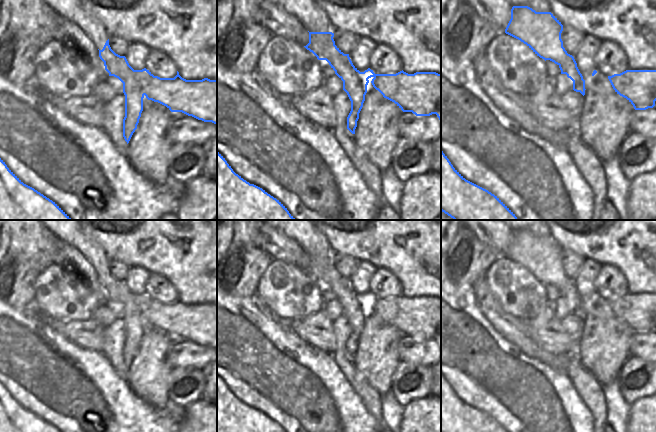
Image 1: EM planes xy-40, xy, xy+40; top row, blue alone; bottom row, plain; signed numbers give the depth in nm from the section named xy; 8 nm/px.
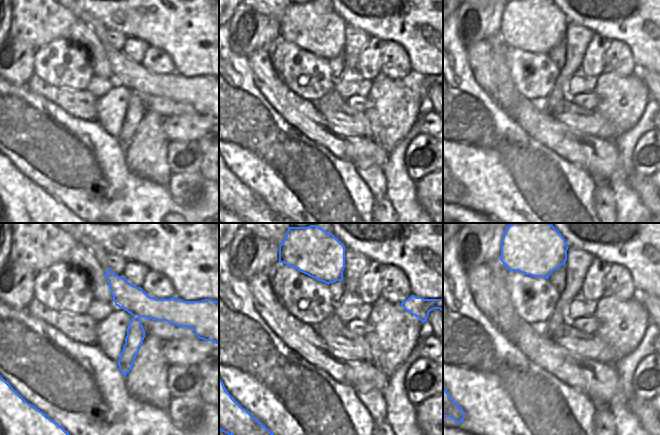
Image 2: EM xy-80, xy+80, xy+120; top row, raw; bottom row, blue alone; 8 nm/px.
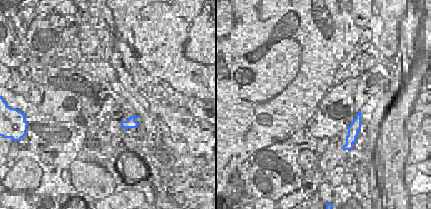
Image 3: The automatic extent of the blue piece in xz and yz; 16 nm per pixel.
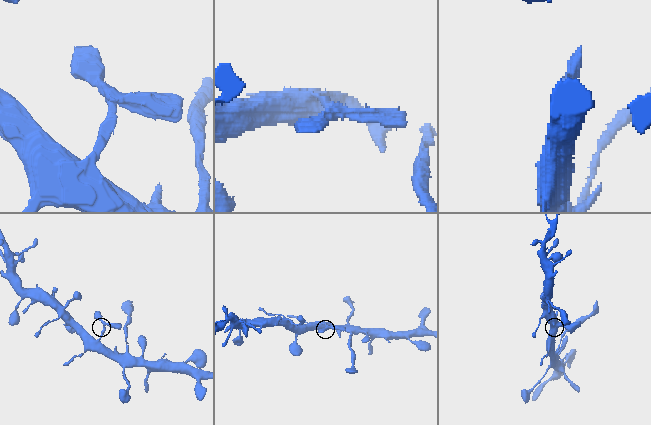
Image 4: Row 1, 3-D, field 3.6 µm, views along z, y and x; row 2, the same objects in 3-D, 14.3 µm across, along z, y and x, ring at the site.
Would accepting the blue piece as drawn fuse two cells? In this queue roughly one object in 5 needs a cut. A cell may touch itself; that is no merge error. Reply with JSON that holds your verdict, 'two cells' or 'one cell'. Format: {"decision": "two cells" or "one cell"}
{"decision": "one cell"}

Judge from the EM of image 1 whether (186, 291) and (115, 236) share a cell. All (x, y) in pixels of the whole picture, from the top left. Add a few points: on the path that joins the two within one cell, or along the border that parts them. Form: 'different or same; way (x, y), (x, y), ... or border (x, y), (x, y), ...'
same; way (173, 272), (152, 251), (139, 250), (134, 245)

